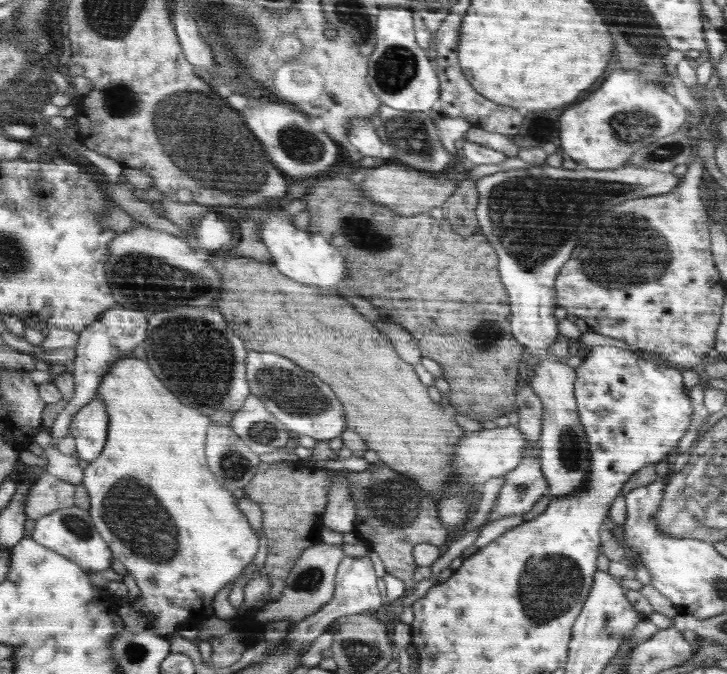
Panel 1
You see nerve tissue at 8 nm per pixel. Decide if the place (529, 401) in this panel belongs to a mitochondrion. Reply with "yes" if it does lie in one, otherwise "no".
no

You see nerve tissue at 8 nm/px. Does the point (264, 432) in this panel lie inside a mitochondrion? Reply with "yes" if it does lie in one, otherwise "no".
yes

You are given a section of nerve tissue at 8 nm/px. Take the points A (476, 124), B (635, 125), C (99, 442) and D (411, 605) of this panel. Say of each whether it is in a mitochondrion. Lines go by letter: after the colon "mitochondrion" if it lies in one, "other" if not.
A: other
B: mitochondrion
C: other
D: other

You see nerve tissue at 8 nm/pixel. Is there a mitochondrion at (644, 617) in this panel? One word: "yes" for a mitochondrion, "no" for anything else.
no

